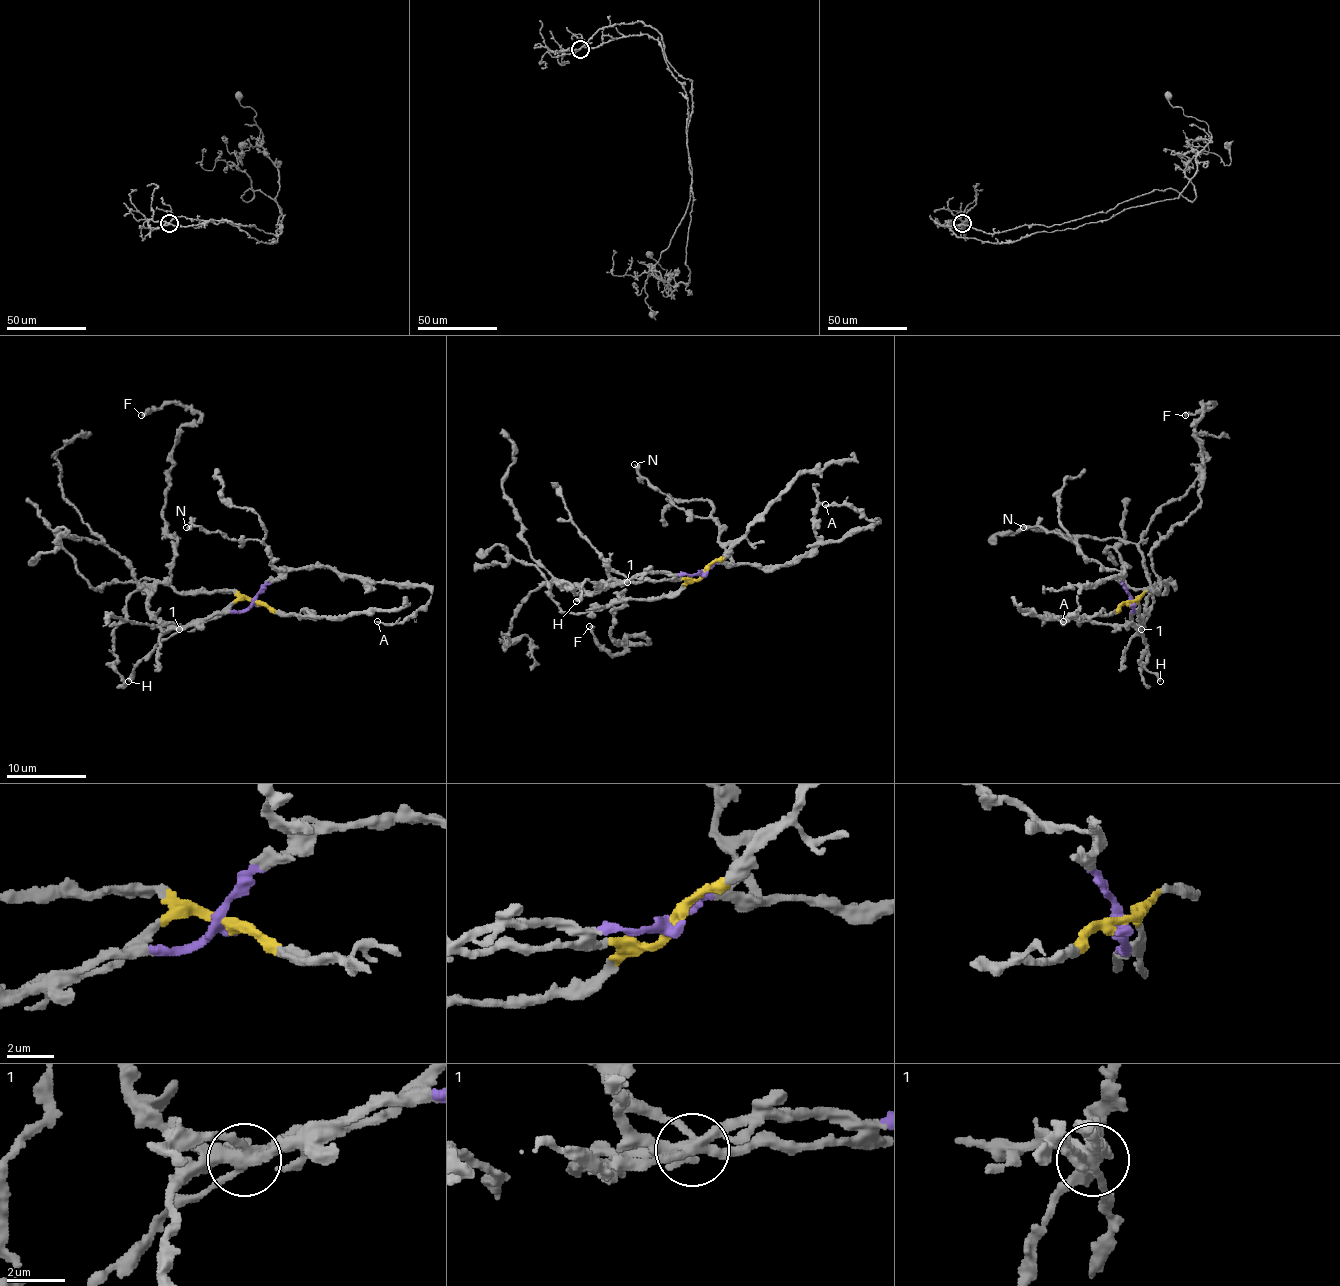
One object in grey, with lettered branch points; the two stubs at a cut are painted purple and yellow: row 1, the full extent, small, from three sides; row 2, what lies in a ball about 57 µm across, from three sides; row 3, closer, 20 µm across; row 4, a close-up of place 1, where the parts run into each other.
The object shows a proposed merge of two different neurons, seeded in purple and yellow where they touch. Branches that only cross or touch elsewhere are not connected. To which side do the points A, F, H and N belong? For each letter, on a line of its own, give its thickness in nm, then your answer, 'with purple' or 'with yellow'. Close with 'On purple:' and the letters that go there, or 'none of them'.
A: 240 nm | with purple
F: 360 nm | with yellow
H: 420 nm | with yellow
N: 440 nm | with purple
On purple: A, N

